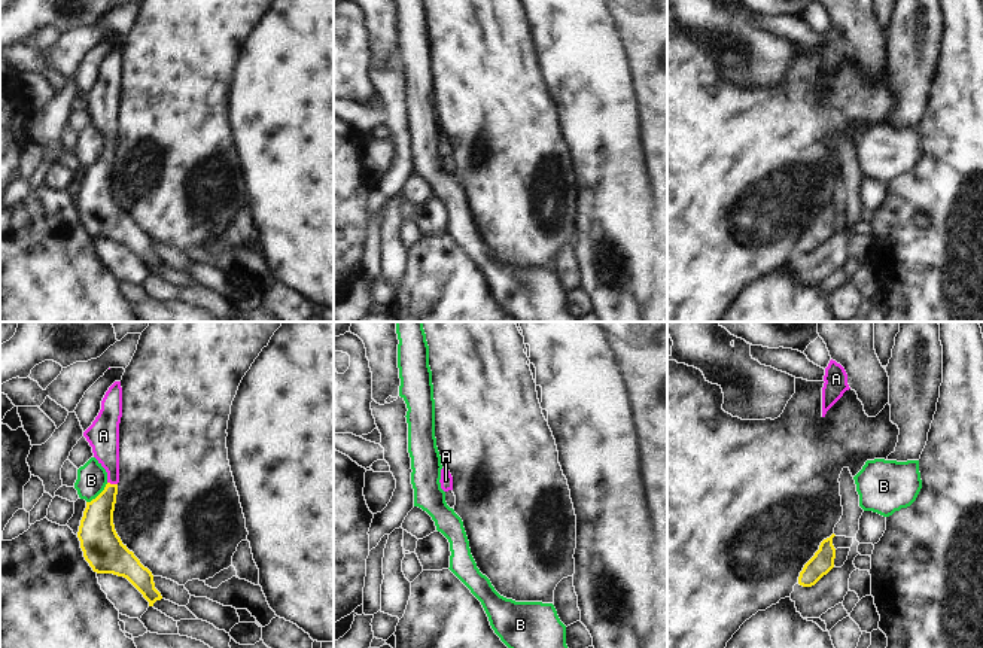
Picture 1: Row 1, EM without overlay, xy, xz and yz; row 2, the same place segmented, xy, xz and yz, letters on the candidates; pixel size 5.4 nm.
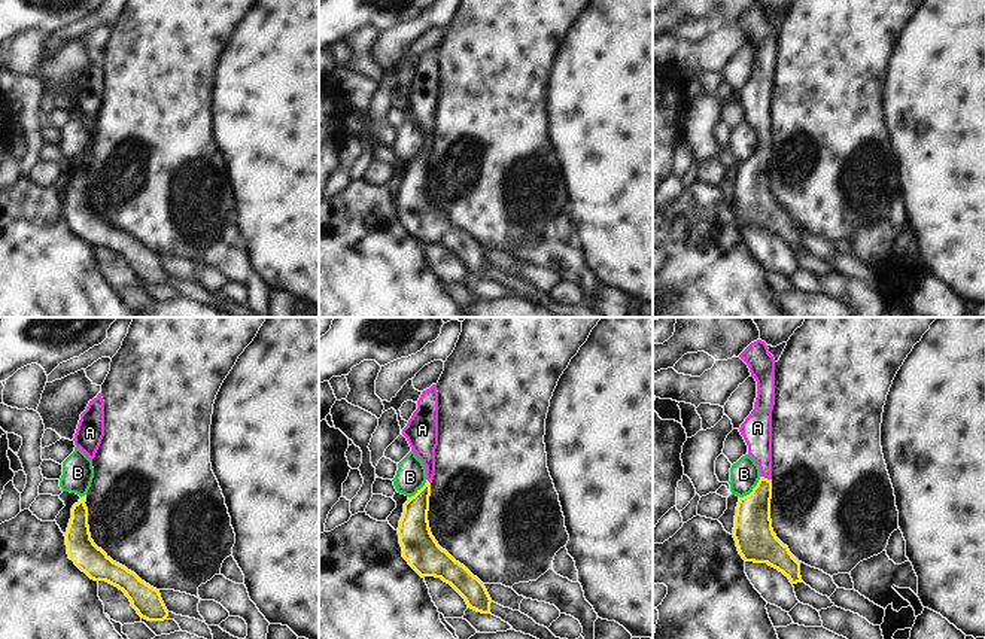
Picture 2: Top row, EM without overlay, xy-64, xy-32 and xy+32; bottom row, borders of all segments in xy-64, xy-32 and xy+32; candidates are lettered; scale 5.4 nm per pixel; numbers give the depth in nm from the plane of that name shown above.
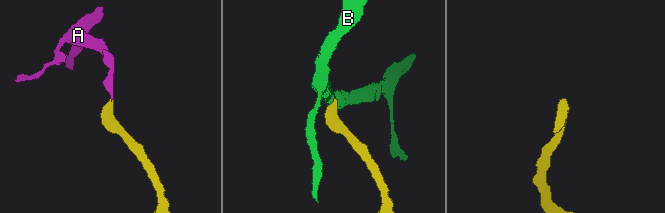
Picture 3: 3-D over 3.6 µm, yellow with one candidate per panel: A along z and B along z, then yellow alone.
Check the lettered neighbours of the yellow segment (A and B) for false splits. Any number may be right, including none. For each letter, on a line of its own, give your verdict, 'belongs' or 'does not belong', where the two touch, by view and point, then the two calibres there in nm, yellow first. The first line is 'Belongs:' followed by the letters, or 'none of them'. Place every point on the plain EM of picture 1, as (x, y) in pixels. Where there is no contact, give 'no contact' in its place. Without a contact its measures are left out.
Belongs: A
A: belongs | xy (112, 151) | 180/160 nm
B: does not belong | xy (99, 161) | 200/160 nm

